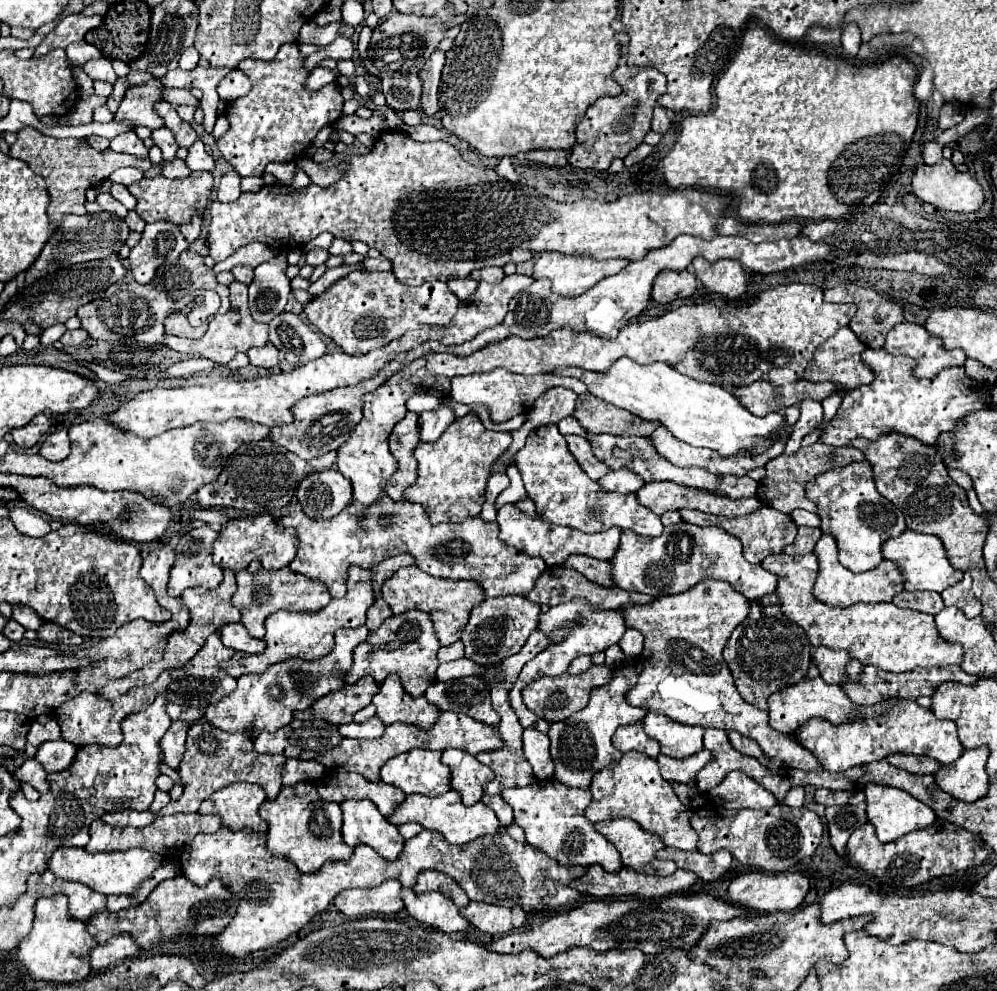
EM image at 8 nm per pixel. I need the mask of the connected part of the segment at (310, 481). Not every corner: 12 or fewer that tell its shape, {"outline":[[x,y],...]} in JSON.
{"outline":[[337,468],[309,474],[297,498],[305,514],[329,520],[351,502]]}

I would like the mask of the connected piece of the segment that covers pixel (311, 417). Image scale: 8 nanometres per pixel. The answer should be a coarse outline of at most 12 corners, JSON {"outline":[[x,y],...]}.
{"outline":[[441,342],[399,354],[375,378],[301,398],[269,440],[303,460],[337,450],[361,420],[363,396]]}

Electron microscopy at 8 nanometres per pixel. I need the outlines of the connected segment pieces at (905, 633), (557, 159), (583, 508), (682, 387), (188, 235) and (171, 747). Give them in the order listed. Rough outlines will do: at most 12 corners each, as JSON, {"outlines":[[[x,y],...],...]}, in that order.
{"outlines":[[[777,554],[779,604],[811,646],[887,672],[961,664],[933,616],[827,606],[815,554]],[[529,150],[525,158],[545,166],[565,166],[565,150]],[[557,426],[515,454],[549,522],[583,532],[663,532],[635,494],[601,490]],[[661,362],[563,368],[677,440],[763,452],[785,418]],[[201,220],[181,226],[187,242],[195,242],[201,234]],[[177,720],[165,732],[165,764],[179,768],[189,724]]]}

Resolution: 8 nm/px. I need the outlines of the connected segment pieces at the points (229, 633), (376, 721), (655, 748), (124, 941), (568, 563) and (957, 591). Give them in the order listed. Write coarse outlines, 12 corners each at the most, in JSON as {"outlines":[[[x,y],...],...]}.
{"outlines":[[[241,622],[219,630],[227,648],[257,654],[265,642],[251,638]],[[373,716],[363,724],[339,726],[345,738],[381,738],[385,724]],[[643,724],[621,726],[613,746],[659,756],[659,742],[643,732]],[[113,936],[91,952],[93,970],[139,956],[137,942]],[[577,554],[563,562],[591,582],[613,586],[611,564]],[[971,574],[941,592],[945,606],[955,606],[975,618],[981,602],[971,590]]]}

